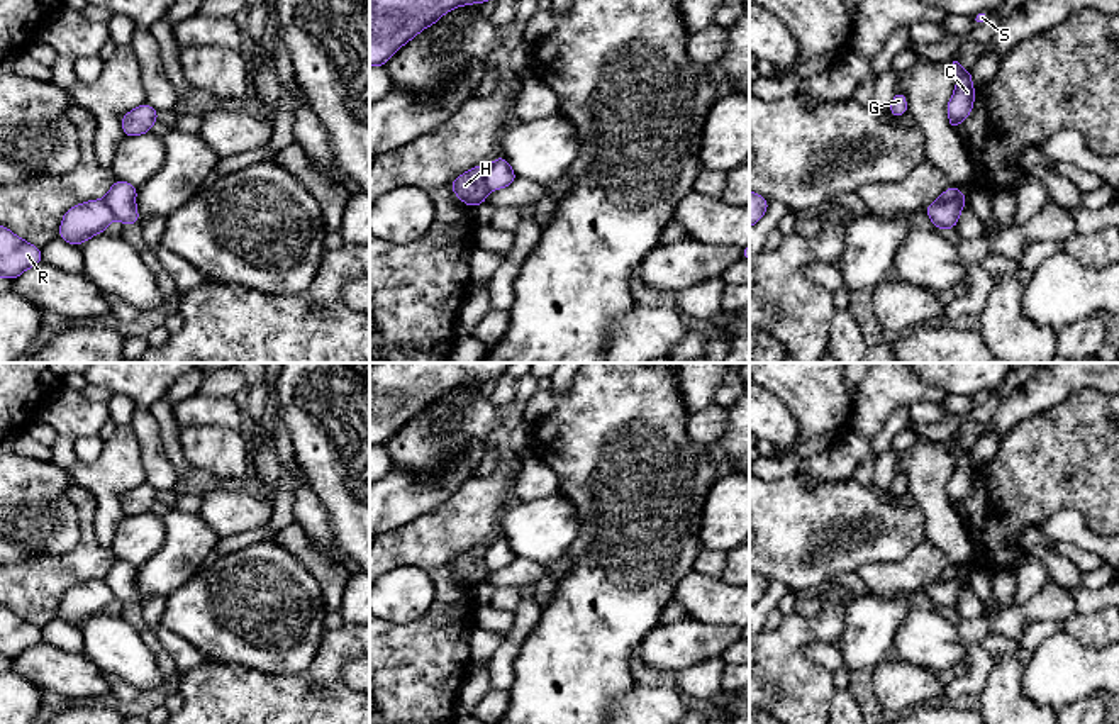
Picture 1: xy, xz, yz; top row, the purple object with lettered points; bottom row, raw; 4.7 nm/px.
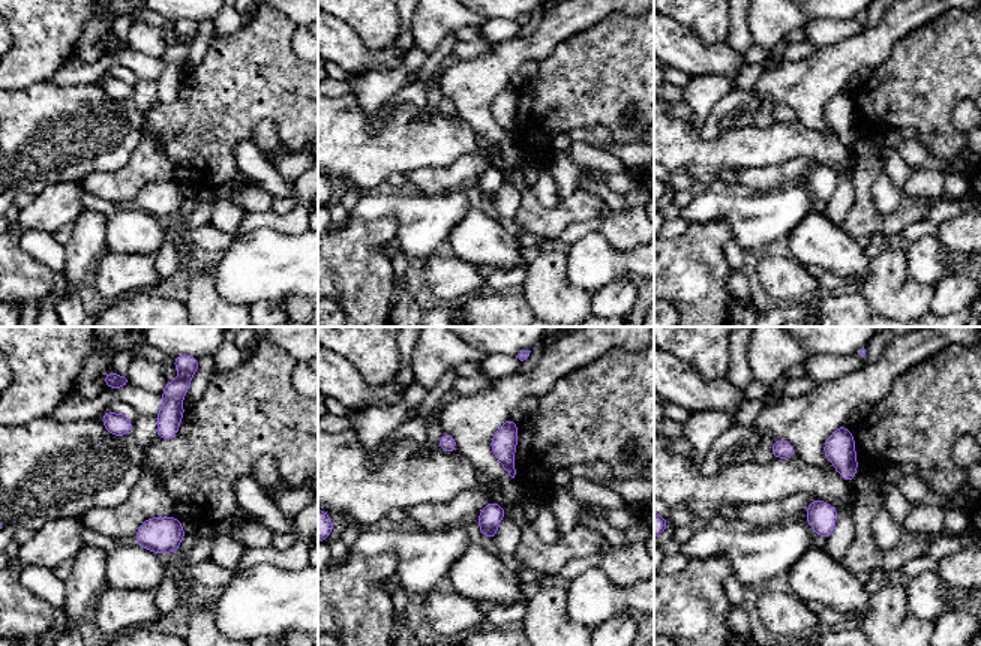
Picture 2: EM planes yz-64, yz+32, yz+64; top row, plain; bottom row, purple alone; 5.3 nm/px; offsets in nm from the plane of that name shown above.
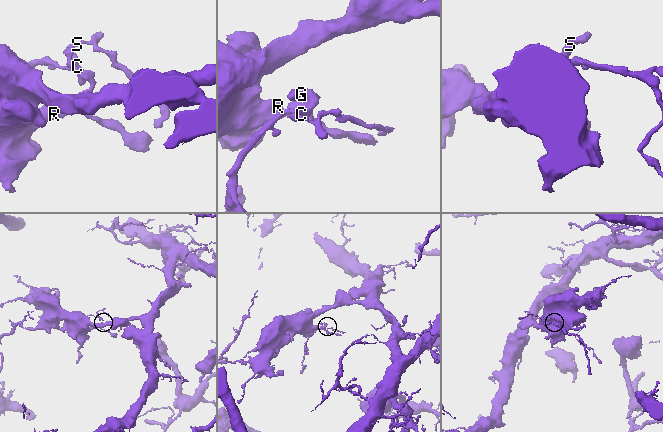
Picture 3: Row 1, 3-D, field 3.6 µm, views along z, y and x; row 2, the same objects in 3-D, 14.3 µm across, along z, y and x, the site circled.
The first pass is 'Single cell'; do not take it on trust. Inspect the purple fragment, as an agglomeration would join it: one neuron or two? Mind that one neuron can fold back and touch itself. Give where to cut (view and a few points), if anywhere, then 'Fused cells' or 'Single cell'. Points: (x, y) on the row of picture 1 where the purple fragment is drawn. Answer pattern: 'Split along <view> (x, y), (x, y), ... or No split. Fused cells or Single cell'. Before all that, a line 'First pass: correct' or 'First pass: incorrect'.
First pass: incorrect
Split along yz (962, 192), (951, 200), (936, 200). Fused cells

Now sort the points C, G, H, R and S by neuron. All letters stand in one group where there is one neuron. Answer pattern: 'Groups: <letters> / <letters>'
Groups: C G S / H R

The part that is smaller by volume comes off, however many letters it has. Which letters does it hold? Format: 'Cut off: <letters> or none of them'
Cut off: C, G, S

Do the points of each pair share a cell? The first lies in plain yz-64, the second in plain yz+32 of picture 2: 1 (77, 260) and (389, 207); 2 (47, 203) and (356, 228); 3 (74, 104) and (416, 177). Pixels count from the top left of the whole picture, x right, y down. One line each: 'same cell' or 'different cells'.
1: same cell
2: same cell
3: different cells

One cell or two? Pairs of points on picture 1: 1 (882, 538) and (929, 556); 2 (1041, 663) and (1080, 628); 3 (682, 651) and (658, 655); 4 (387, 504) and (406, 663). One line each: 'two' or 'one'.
1: two
2: two
3: one
4: two

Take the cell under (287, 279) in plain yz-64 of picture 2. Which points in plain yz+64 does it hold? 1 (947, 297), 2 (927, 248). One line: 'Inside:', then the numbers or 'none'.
Inside: 2

